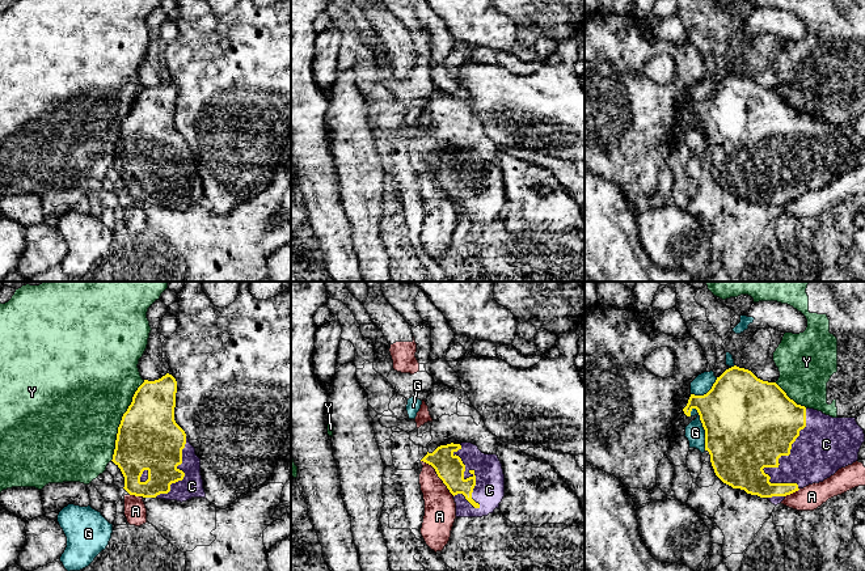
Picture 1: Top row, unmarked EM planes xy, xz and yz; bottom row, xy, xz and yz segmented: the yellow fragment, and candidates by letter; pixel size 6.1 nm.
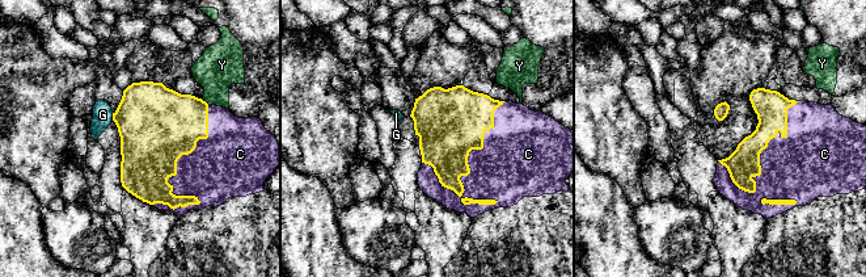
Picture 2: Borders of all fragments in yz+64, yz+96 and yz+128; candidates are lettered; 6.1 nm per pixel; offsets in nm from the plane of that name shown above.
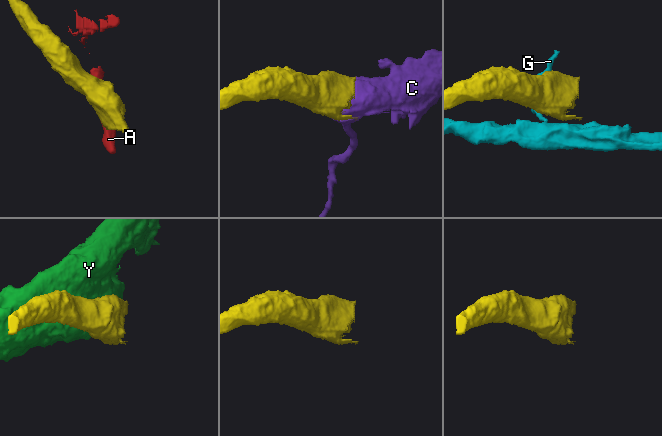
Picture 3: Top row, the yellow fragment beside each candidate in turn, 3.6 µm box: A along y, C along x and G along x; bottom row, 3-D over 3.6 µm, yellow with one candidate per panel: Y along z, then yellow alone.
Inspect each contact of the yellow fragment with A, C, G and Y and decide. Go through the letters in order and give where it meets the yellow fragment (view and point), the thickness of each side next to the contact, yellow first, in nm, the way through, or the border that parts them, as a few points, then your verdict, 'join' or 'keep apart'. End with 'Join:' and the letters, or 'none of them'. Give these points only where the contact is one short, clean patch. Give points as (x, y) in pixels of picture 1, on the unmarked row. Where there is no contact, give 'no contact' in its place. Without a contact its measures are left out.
A: xz (438, 182) | 170/190 nm | along xz (421, 166), (434, 176), (454, 202) | keep apart
C: xz (469, 184) | 170/190 nm | join
G: yz (704, 135) | 500/120 nm | keep apart
Y: xy (121, 127) | 380/500 nm | keep apart
Join: C

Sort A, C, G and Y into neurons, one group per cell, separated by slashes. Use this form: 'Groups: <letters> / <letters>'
Groups: A / C / G / Y

